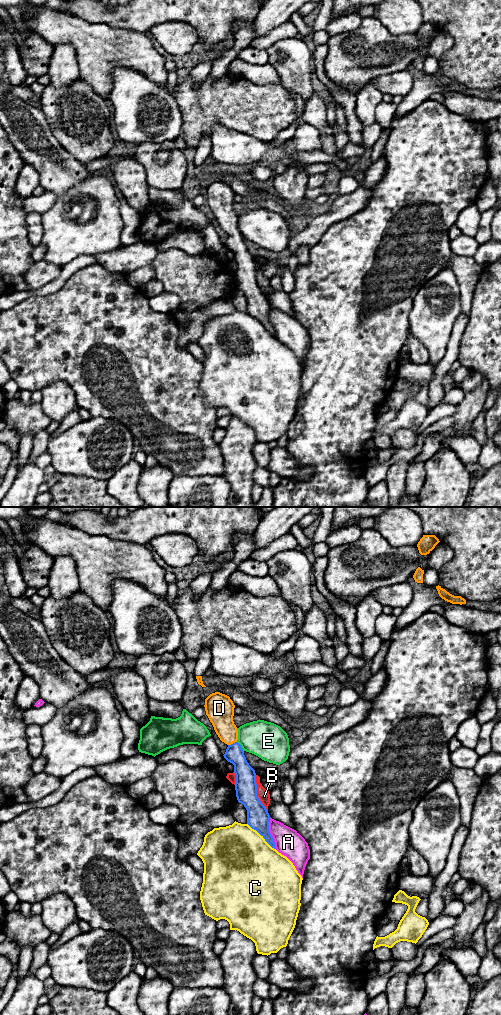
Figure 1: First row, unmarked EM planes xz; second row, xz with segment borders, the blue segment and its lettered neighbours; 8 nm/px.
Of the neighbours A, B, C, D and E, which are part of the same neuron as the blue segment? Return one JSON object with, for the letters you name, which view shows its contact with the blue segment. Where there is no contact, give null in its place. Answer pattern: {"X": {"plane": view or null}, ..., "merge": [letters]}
{"D": {"plane": "xz"}, "merge": ["D"]}

